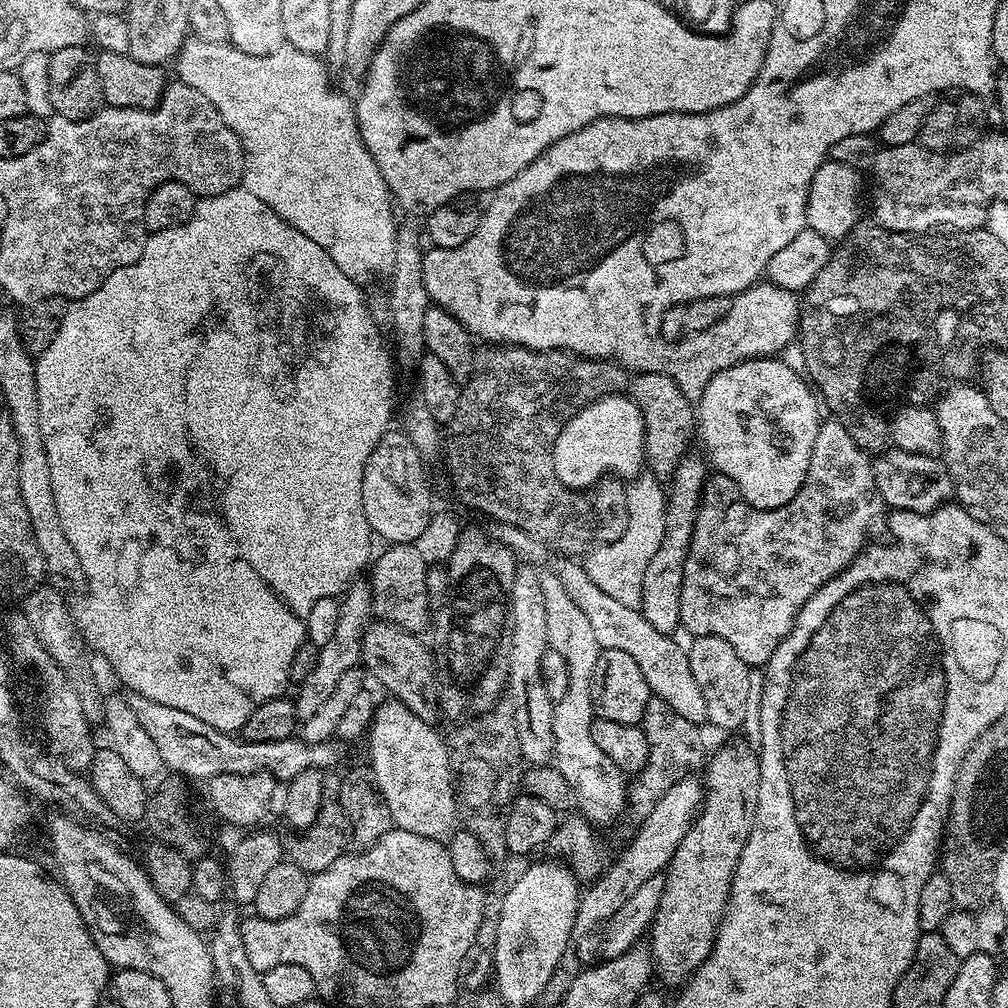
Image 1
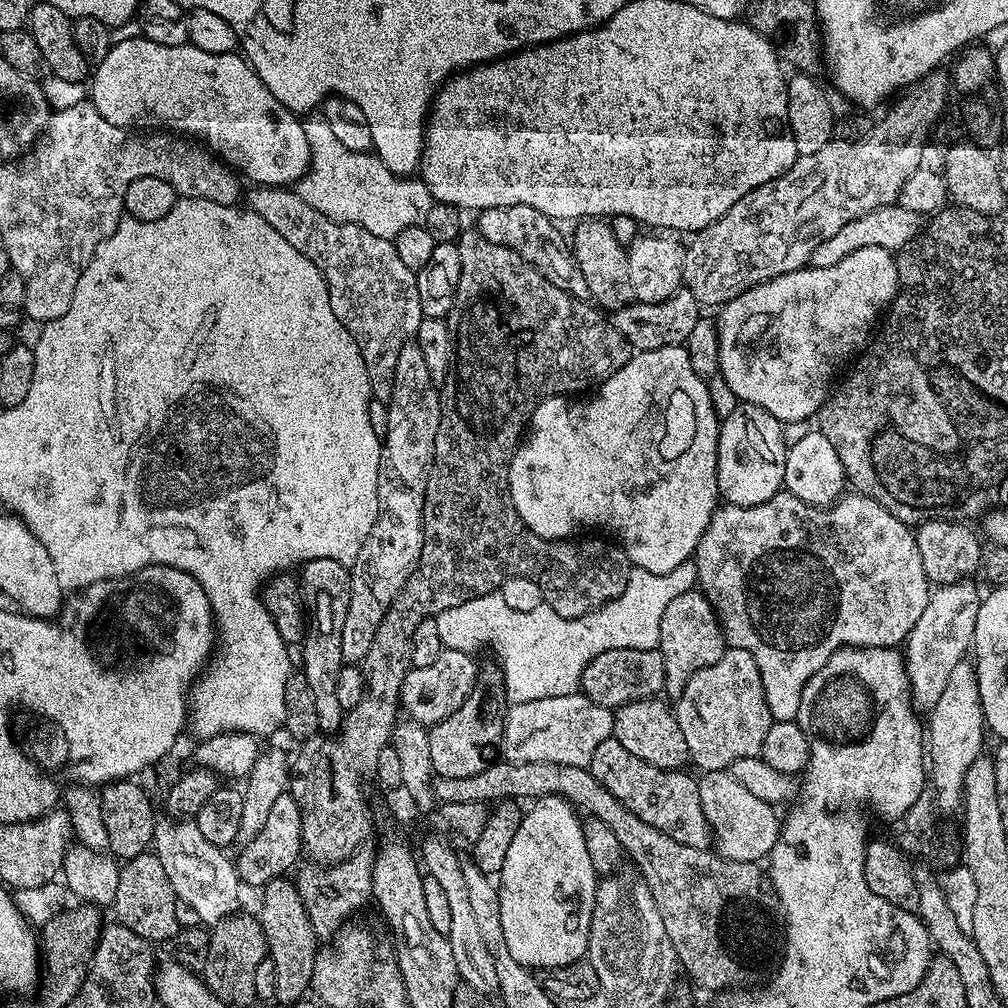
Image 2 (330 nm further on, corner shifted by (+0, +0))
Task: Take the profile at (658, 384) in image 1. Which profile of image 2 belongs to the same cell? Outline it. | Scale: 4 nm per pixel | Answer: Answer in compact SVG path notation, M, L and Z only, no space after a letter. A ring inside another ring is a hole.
M585 218L575 225L572 232L572 244L570 240L570 251L576 258L576 265L582 270L582 278L588 287L588 296L601 309L615 310L625 308L636 300L634 285L630 282L630 262L628 261L627 247L616 236L615 227L604 218Z

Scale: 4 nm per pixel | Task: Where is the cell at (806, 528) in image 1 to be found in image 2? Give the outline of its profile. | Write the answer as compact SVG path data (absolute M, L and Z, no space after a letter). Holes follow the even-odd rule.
M787 490L778 491L761 505L740 506L721 503L697 544L694 559L699 591L708 597L708 601L716 609L720 625L724 628L725 641L733 648L746 650L754 658L754 662L758 662L758 674L762 674L766 704L770 706L773 721L790 722L796 719L806 682L810 682L810 678L814 678L814 674L818 674L818 670L826 666L830 656L839 648L896 648L903 645L910 630L914 630L914 622L922 618L922 610L926 610L926 602L930 595L930 581L926 570L922 570L922 554L918 554L915 531L898 518L894 518L894 514L890 514L890 510L886 510L886 506L882 506L874 498L859 494L845 494L827 508L816 508L812 504L802 502L802 498L794 498L794 494Z

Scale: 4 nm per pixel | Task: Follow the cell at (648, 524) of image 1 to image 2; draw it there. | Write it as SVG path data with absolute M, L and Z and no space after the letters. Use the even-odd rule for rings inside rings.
M691 558L666 574L650 574L650 570L633 567L626 590L622 590L618 598L576 620L562 618L547 606L525 612L510 610L498 590L470 598L470 602L462 602L462 606L450 606L450 610L442 610L442 614L434 618L445 648L469 654L476 654L479 648L493 648L500 663L503 695L512 704L521 704L538 698L577 695L586 666L590 666L598 654L606 654L606 650L659 649L666 606L670 606L678 594L686 594L696 587L696 562Z

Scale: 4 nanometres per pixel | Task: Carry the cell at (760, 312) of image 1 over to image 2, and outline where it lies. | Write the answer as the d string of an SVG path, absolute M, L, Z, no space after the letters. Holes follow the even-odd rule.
M868 246L846 254L834 266L805 266L738 294L738 298L726 301L719 309L720 316L715 317L718 362L726 386L734 390L737 401L766 410L781 425L811 421L829 399L836 371L869 343L868 331L877 327L899 287L896 256L884 247Z

